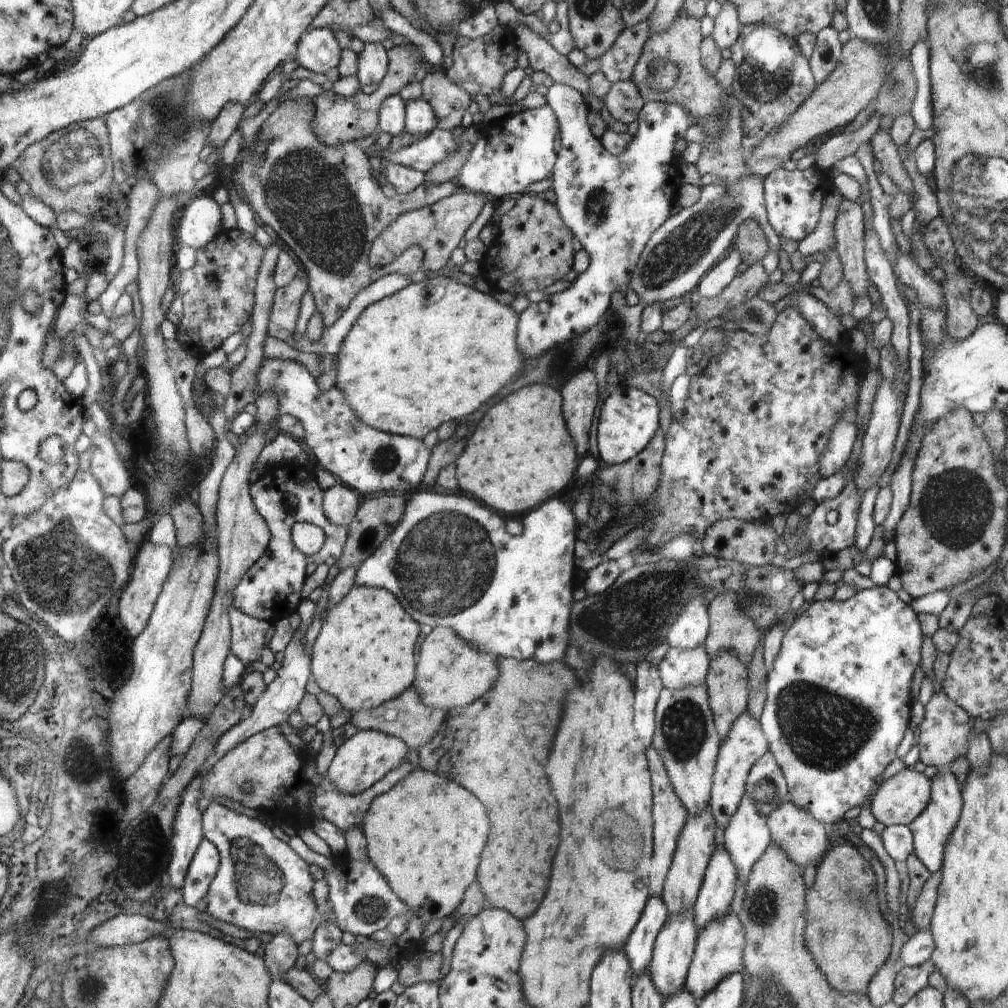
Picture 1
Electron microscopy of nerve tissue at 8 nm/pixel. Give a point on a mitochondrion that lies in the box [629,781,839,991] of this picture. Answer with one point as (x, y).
(762, 908)

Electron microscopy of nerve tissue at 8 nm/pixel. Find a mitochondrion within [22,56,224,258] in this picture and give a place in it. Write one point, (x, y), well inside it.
(70, 164)

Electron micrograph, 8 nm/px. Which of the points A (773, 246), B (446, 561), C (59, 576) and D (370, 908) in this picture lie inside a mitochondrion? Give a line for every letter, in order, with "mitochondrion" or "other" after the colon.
A: other
B: mitochondrion
C: mitochondrion
D: mitochondrion

